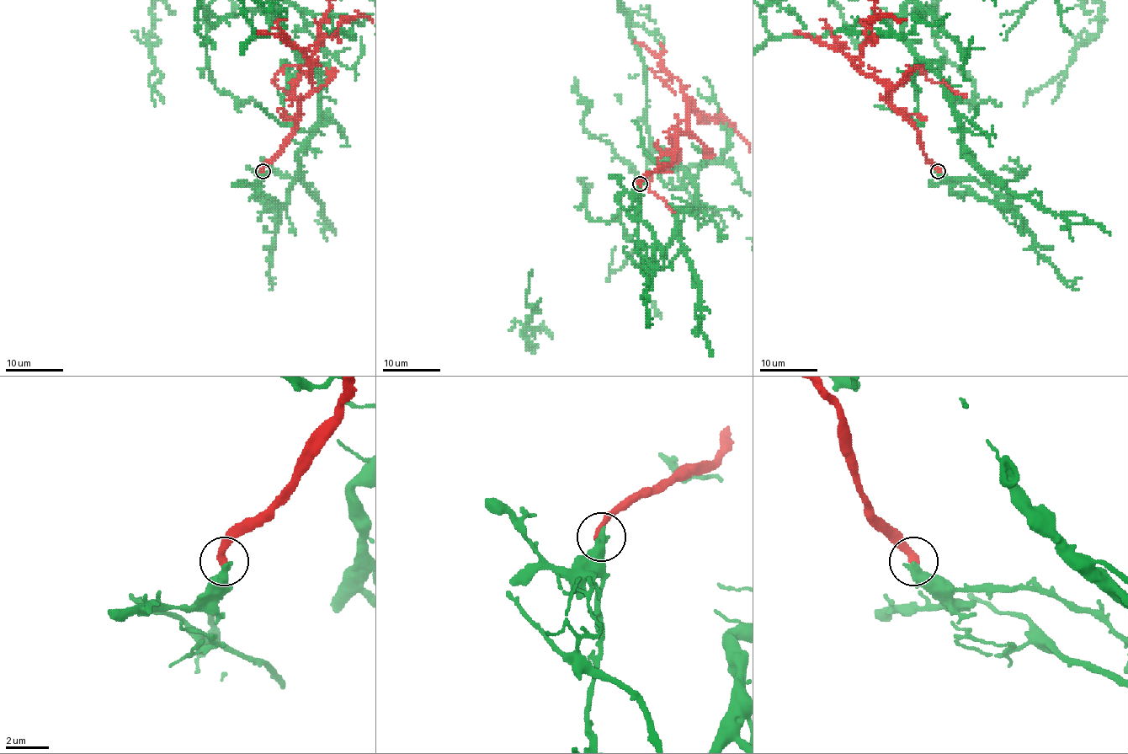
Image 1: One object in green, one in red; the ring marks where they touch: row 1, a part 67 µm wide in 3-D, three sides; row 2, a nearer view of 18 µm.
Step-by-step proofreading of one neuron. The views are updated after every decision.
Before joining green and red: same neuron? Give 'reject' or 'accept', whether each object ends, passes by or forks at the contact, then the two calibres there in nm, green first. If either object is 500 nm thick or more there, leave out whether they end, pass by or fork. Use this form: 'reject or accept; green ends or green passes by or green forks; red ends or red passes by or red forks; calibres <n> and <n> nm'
reject; green ends; red ends; calibres 460 and 400 nm

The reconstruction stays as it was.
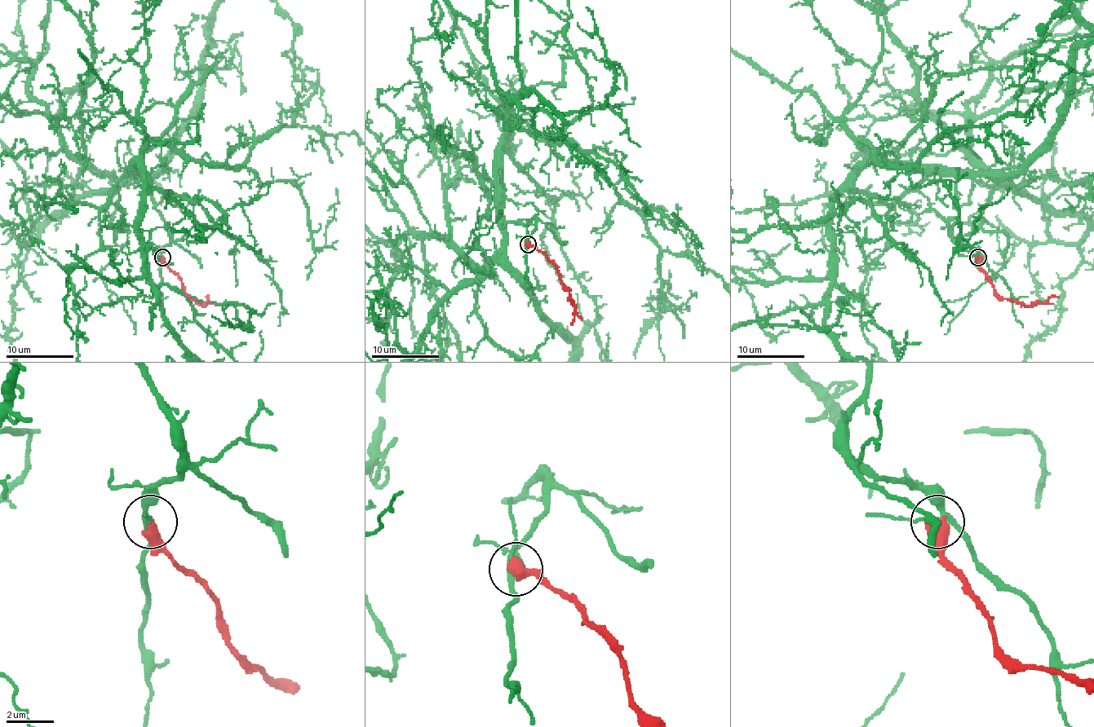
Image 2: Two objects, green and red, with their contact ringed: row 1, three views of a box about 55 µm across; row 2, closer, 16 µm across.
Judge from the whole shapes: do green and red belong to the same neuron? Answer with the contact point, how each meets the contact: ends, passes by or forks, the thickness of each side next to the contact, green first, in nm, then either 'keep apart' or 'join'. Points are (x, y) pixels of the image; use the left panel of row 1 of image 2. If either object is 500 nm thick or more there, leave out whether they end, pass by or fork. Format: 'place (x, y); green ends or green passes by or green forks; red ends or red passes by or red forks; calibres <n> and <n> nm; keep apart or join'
place (162, 257); calibres 220 and 550 nm; keep apart

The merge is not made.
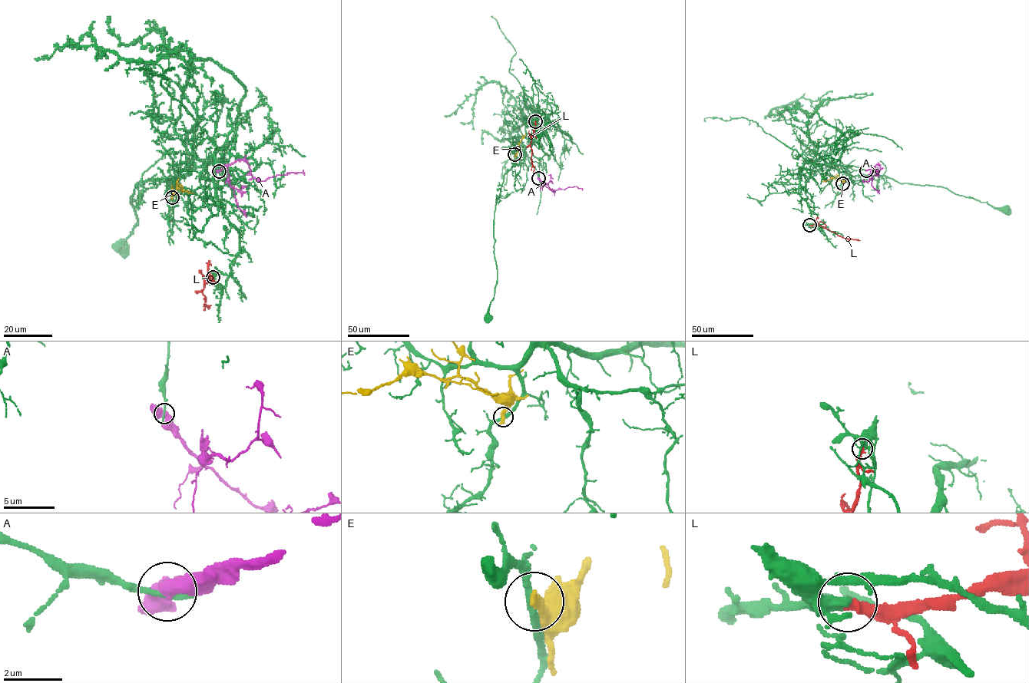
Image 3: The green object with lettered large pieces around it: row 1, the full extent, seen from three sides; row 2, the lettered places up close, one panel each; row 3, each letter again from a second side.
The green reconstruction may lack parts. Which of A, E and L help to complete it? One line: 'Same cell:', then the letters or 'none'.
Same cell: L

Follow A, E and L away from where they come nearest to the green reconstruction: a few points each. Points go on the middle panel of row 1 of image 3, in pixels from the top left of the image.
A: (538, 178), (553, 192), (576, 186), (582, 190)
E: (514, 154), (525, 133)
L: (535, 121), (530, 143), (533, 172)

